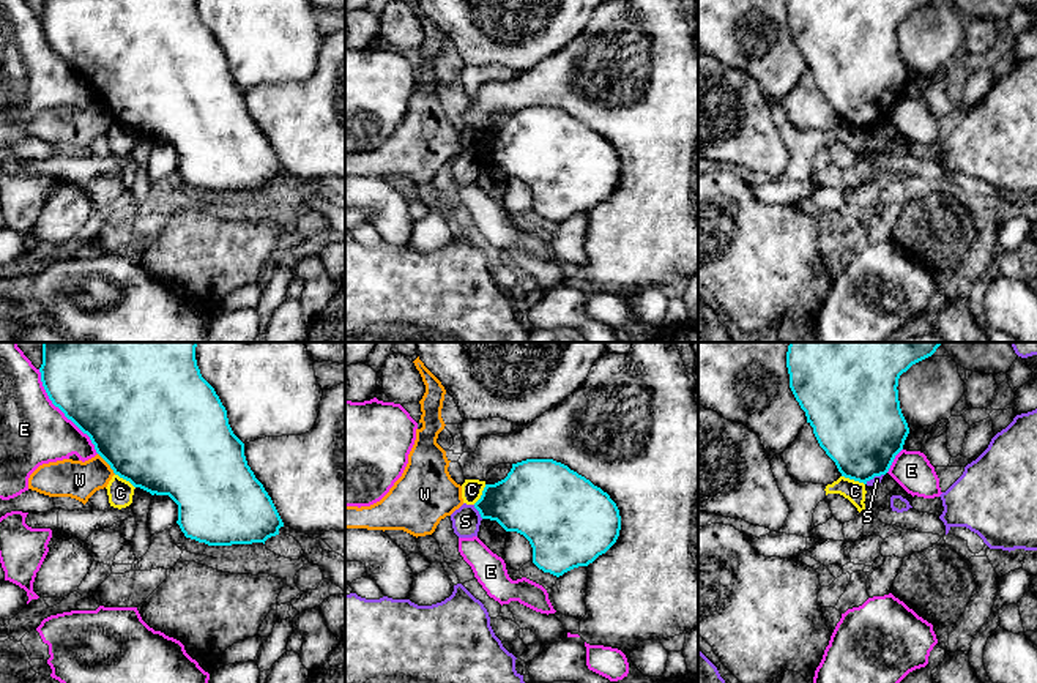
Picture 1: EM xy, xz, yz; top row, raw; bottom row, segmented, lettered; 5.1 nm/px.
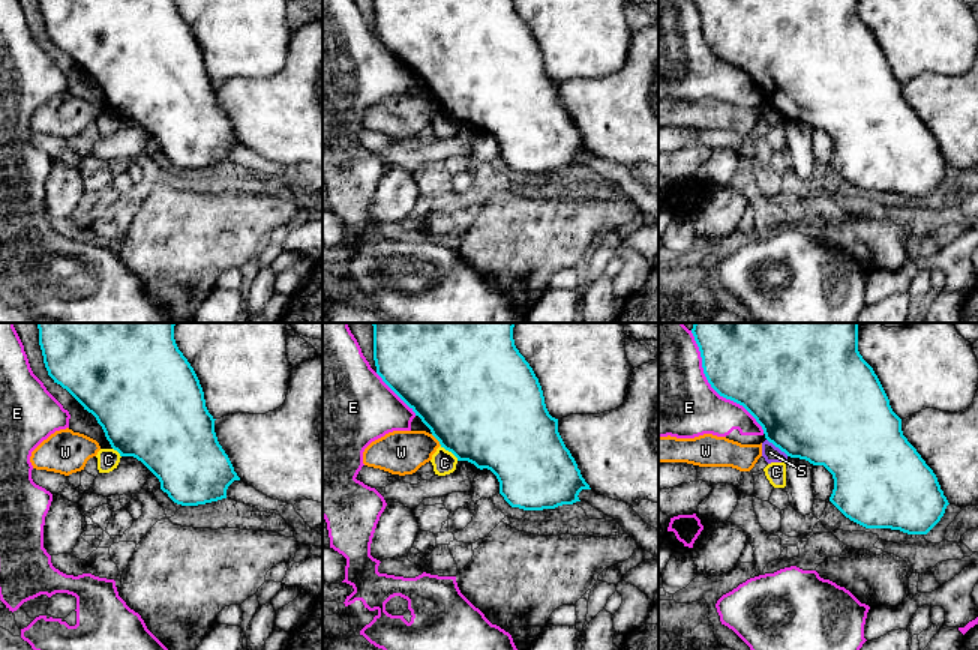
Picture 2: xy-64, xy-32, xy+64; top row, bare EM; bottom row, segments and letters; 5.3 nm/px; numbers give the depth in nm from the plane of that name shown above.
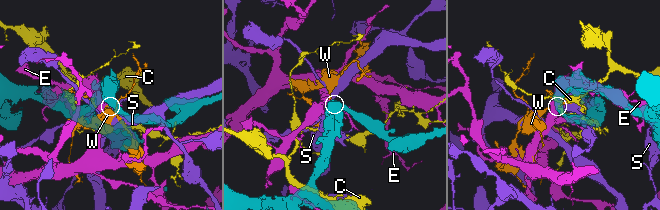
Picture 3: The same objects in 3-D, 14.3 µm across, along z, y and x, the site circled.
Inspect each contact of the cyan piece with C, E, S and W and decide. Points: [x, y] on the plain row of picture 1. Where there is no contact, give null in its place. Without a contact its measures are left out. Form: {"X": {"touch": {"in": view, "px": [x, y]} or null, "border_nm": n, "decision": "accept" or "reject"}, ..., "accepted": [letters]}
{"C": {"touch": {"in": "yz", "px": [853, 125]}, "border_nm": 130, "decision": "reject"}, "E": {"touch": {"in": "xy", "px": [62, 57]}, "border_nm": 550, "decision": "reject"}, "S": {"touch": {"in": "xz", "px": [478, 156]}, "border_nm": 90, "decision": "reject"}, "W": {"touch": {"in": "xy", "px": [107, 109]}, "border_nm": 140, "decision": "reject"}, "accepted": []}

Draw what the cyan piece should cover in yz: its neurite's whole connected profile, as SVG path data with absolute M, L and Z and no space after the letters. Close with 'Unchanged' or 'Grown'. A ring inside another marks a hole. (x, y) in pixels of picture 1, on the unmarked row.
M786 0L790 35L820 93L842 123L867 131L886 121L909 80L898 47L898 25L933 0Z. Unchanged

